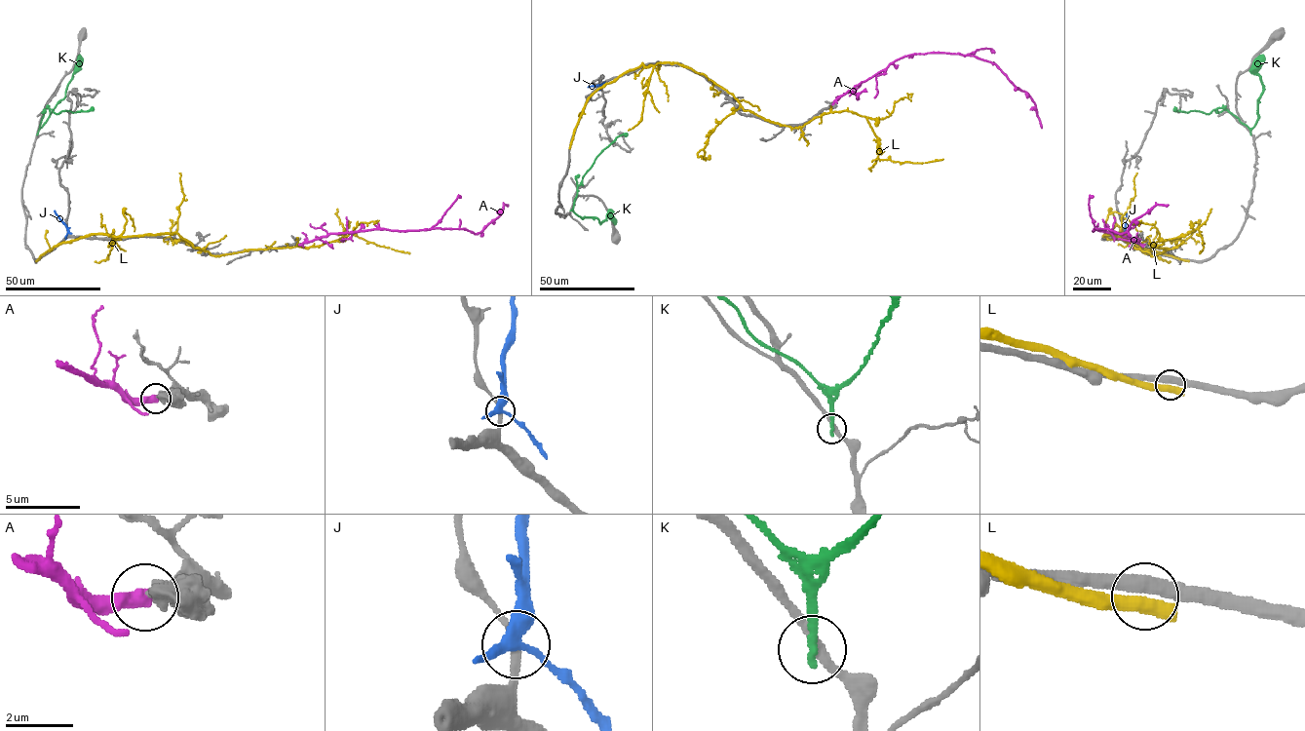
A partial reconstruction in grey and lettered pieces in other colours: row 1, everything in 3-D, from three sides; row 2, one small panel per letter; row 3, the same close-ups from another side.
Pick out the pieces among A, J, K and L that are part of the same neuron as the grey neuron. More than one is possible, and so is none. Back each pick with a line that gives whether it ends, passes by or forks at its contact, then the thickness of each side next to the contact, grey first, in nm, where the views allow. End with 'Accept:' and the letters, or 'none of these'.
A: it ends | 600/480 nm
Accept: A

